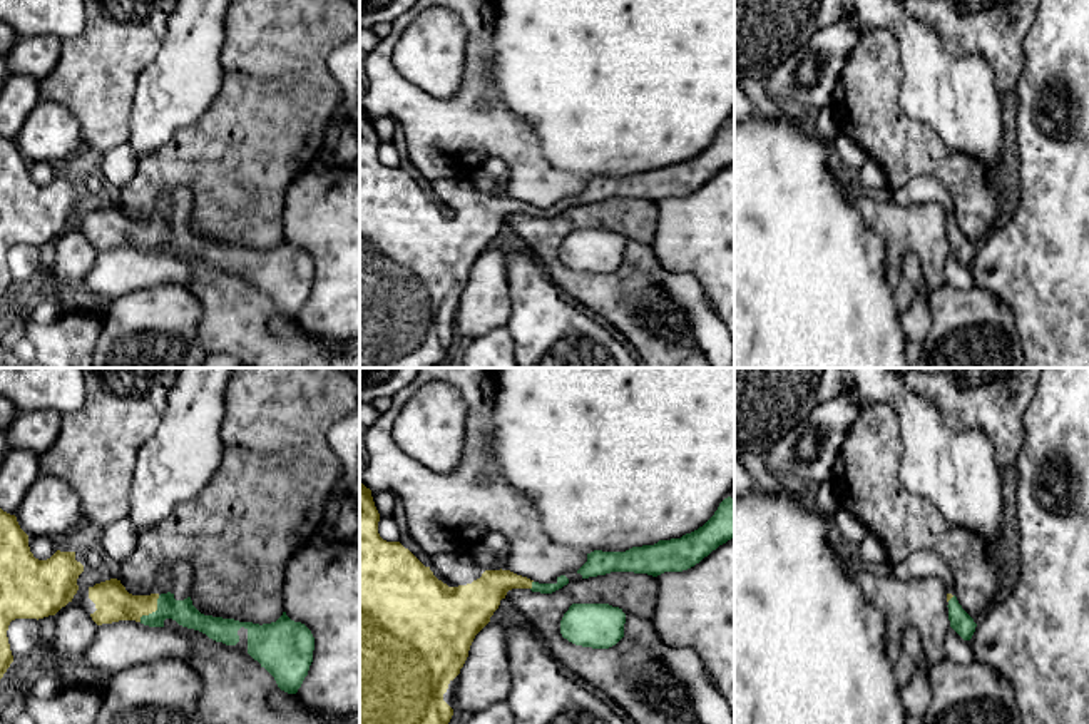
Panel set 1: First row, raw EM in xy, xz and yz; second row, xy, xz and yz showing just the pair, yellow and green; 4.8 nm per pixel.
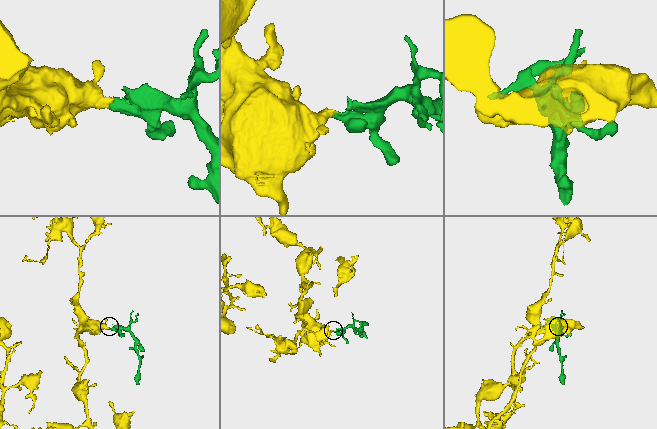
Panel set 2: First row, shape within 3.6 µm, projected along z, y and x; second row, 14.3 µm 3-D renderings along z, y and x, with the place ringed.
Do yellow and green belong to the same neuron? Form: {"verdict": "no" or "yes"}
{"verdict": "yes"}

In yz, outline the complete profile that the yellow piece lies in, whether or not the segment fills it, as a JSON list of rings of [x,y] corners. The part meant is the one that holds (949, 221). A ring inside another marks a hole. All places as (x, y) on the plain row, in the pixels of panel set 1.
[[[947,219],[947,227],[948,227],[948,246],[950,252],[964,264],[970,266],[977,249],[974,244],[962,234],[959,229],[957,222],[952,219]]]

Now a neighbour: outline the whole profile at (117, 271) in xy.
[[[119,246],[97,251],[85,284],[92,293],[114,301],[159,284],[186,284],[189,279],[189,266],[169,254]]]

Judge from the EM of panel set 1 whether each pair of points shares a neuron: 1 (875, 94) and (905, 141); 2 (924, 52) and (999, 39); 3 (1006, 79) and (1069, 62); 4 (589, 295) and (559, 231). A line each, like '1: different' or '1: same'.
1: same
2: different
3: different
4: same

